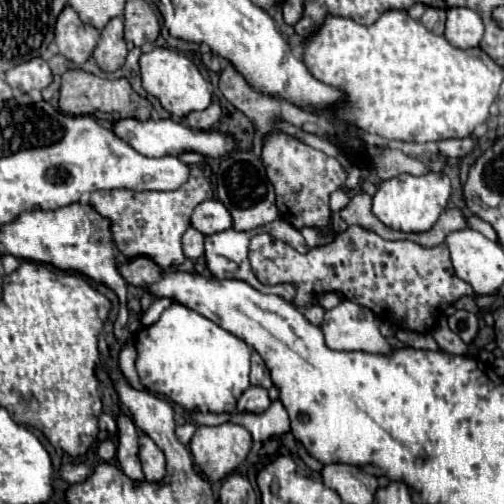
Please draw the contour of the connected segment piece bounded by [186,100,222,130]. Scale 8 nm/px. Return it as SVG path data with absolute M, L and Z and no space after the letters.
M214 100L206 110L188 114L188 116L186 116L186 122L188 122L190 128L196 128L196 130L208 130L208 128L212 128L212 126L218 122L220 114L222 114L220 102Z

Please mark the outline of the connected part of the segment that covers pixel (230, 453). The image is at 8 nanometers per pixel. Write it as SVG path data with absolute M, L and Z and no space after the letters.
M238 424L200 426L190 442L190 452L198 468L210 482L234 472L252 448L252 436Z

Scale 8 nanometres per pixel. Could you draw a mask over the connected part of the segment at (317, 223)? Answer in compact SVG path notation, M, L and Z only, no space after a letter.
M274 132L264 142L262 162L268 180L276 188L276 206L280 210L282 220L286 220L298 230L304 226L324 230L330 226L328 198L334 190L340 190L346 180L346 170L336 158L310 148L308 144L296 140L294 136L288 136L284 132Z

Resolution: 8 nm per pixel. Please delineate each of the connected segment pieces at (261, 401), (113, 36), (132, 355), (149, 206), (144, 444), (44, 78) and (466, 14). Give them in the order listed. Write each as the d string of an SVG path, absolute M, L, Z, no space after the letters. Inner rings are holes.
M250 386L238 400L238 412L252 412L260 414L270 406L268 392L260 386Z
M112 18L102 30L102 36L94 50L94 60L104 72L116 72L124 64L126 54L128 48L124 42L122 18Z
M128 340L128 342L124 344L124 348L120 350L118 362L120 362L122 374L130 380L130 384L132 384L134 388L142 390L142 384L140 384L138 374L136 374L136 368L134 368L134 362L136 362L136 346L134 346L134 340Z
M190 166L190 180L172 192L132 192L132 190L110 190L92 192L90 204L106 218L112 220L114 240L118 244L120 258L130 262L138 256L148 256L162 270L172 270L184 262L182 234L190 226L192 210L214 196L210 182L204 178L198 166ZM134 196L144 196L134 202Z
M148 434L140 436L140 462L142 462L142 472L150 482L162 480L166 472L166 458Z
M32 58L32 60L8 70L6 82L12 88L20 88L24 92L30 92L32 88L42 90L52 82L52 72L44 58Z
M450 8L446 14L446 40L456 48L476 48L482 40L482 18L470 8Z

